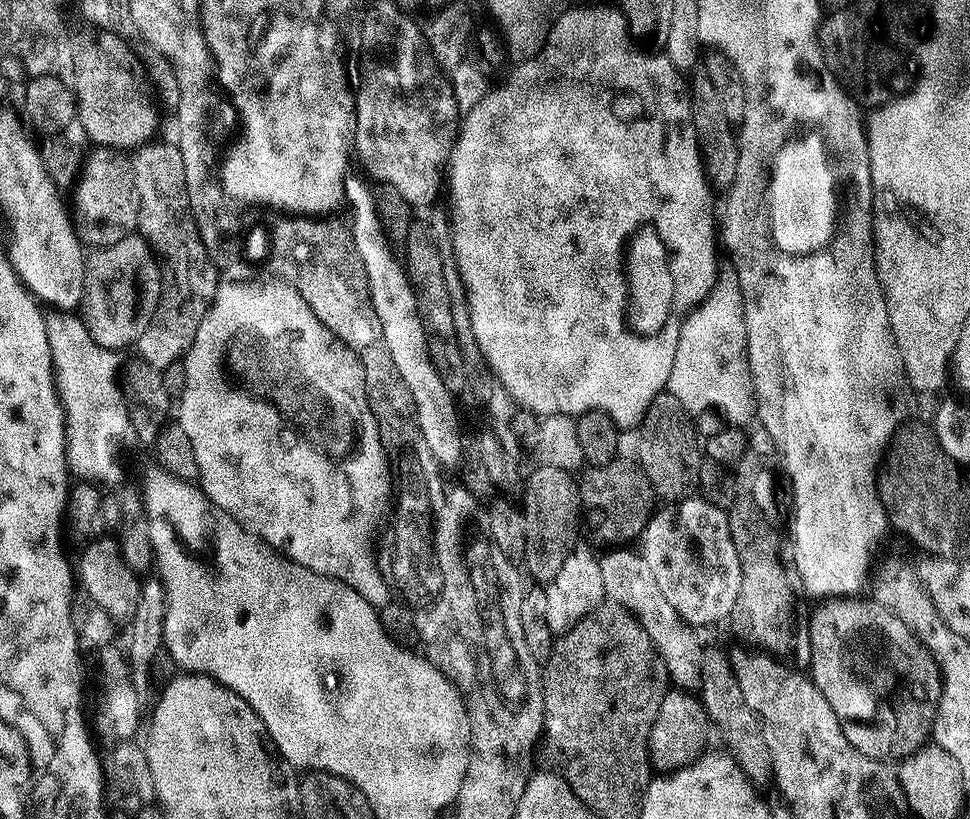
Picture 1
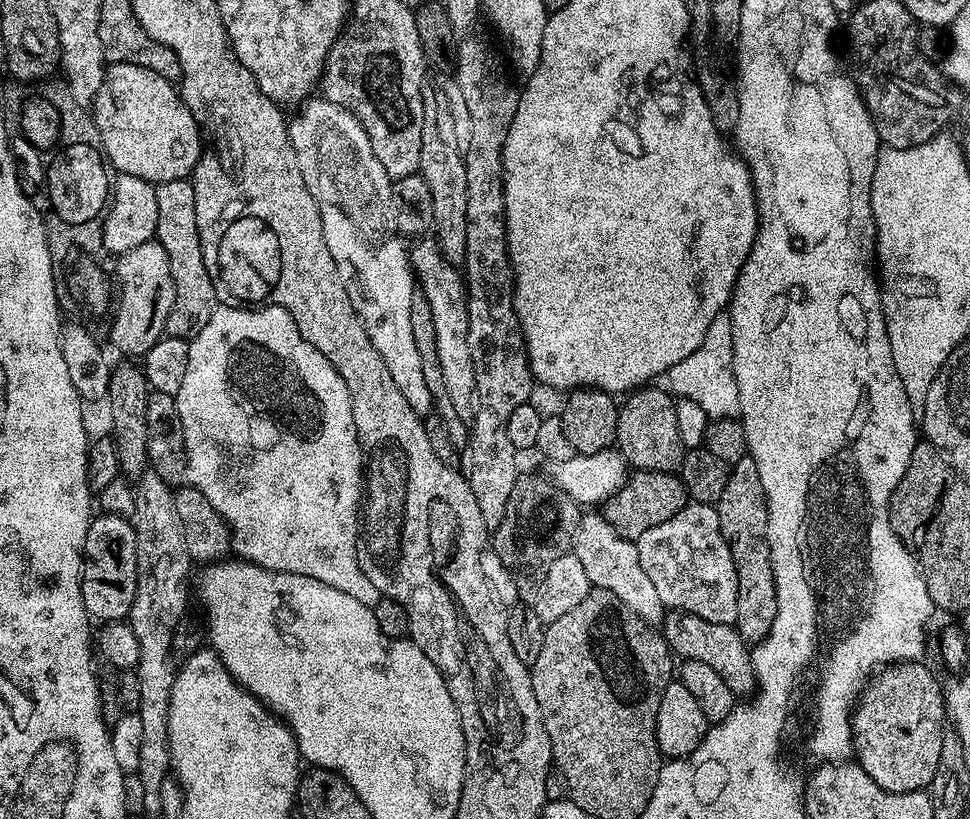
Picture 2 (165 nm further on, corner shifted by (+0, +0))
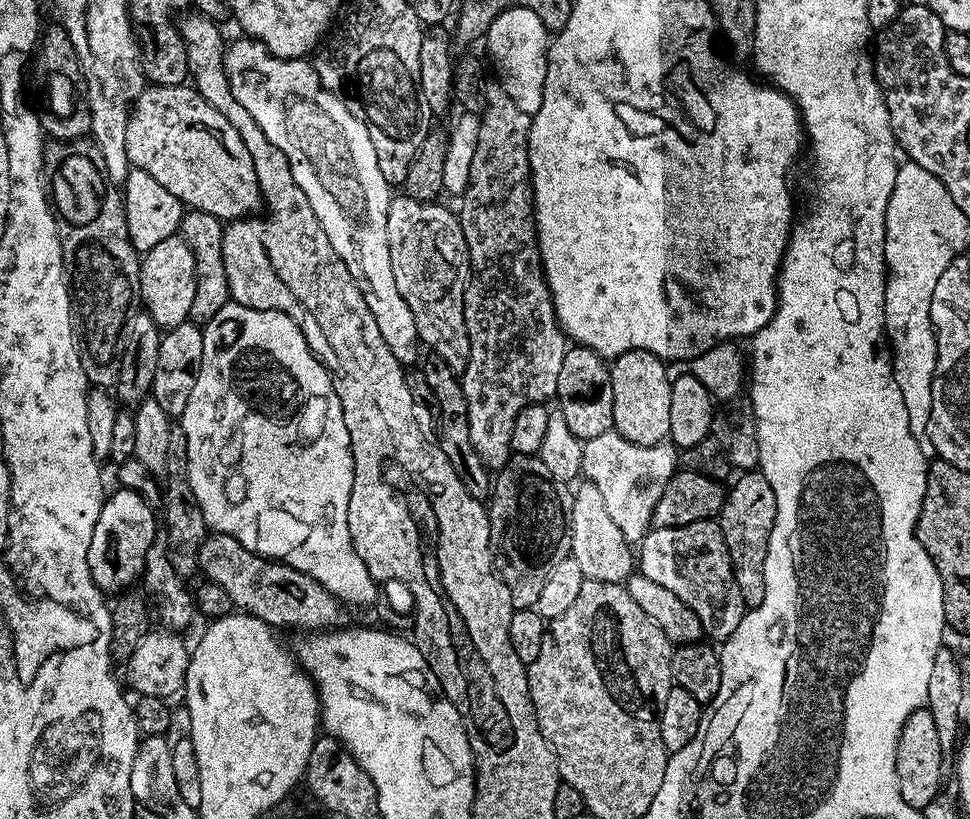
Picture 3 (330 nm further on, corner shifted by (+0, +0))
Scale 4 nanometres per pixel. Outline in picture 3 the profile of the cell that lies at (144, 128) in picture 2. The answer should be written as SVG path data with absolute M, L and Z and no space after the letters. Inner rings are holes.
M187 83L174 86L152 84L145 87L144 93L132 105L132 113L128 116L126 154L131 167L138 170L146 170L146 174L153 176L154 182L158 182L165 190L170 190L170 194L174 194L174 198L178 198L181 204L189 209L197 208L206 214L214 214L221 222L231 222L253 215L257 211L256 207L258 209L261 207L262 197L258 186L258 174L254 174L254 158L250 158L250 150L246 150L246 142L242 142L238 130L234 130L234 126L230 126L228 119L222 114L218 114L218 110L214 110L214 106L210 106L210 102L206 102L206 98L202 98L195 87L189 86Z

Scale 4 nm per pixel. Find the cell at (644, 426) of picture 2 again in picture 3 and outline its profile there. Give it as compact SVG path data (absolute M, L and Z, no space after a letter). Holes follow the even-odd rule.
M630 350L626 354L615 357L611 361L608 373L610 386L614 386L614 418L612 426L626 442L634 442L638 446L652 446L665 443L670 436L670 400L673 377L668 376L669 365L660 357L646 350Z

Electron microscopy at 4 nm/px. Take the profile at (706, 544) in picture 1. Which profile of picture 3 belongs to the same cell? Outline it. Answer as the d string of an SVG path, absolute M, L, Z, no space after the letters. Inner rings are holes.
M715 519L673 528L652 528L638 545L638 572L650 578L650 582L658 582L658 586L666 586L666 590L678 594L698 614L698 622L702 622L704 636L709 641L723 642L738 630L746 609L738 582L734 582L722 530Z

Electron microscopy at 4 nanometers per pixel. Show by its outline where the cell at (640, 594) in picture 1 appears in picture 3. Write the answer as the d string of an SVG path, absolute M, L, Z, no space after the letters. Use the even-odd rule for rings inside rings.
M581 479L576 486L576 493L572 496L572 508L570 504L570 511L566 516L570 554L574 562L578 562L586 580L624 584L634 572L633 545L626 538L622 538L622 530L618 530L618 525L611 520L598 486L586 479Z

